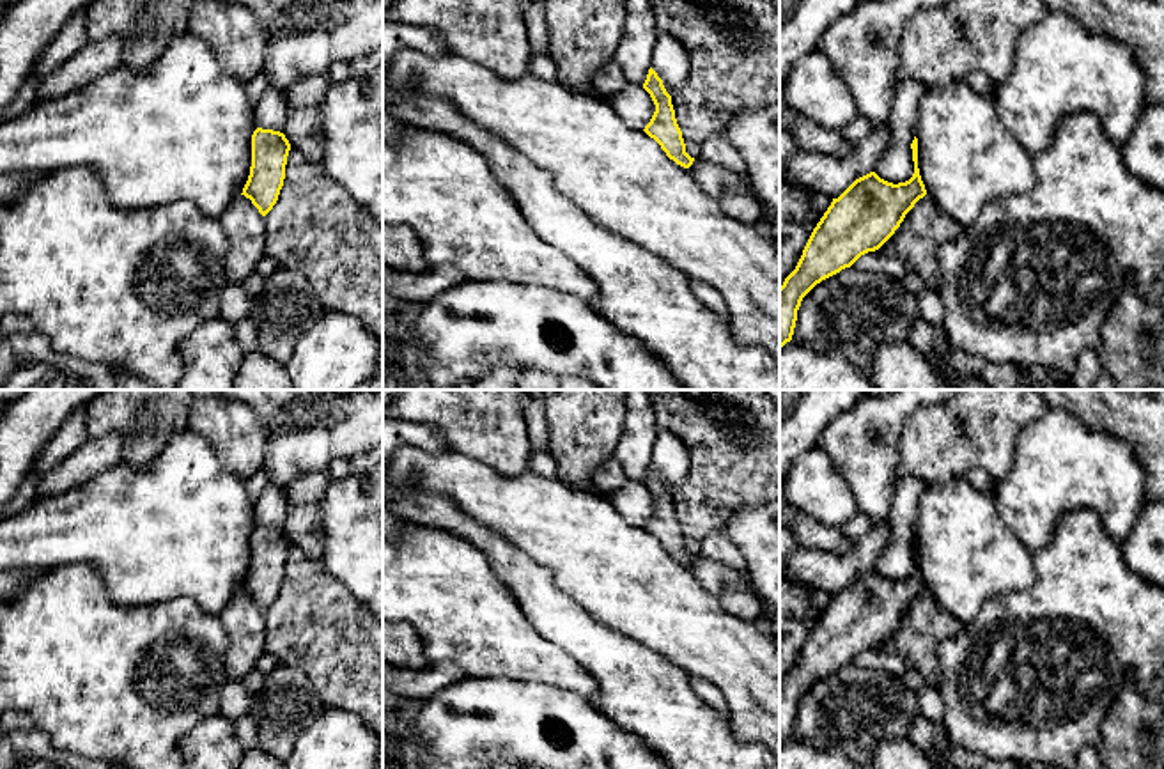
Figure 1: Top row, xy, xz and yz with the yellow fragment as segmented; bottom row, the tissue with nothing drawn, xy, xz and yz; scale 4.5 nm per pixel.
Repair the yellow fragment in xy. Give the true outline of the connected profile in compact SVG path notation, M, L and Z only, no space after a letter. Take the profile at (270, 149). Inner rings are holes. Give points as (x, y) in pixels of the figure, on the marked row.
M257 128L252 135L252 167L243 188L246 198L266 216L278 200L291 144L283 133Z

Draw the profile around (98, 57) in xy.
M119 37L87 43L64 66L43 76L35 99L53 99L113 71L122 64L124 43Z

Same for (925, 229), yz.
M925 195L905 214L895 234L875 252L905 260L930 289L939 289L943 276L937 253L962 234L964 227L944 214L932 197Z

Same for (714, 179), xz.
M695 158L687 172L696 179L700 188L712 197L719 197L728 188L751 193L749 183L742 181L735 172L705 159Z

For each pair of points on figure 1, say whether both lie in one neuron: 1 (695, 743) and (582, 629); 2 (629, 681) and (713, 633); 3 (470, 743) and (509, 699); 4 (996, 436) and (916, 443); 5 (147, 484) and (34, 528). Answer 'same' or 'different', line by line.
1: same
2: different
3: same
4: same
5: same

